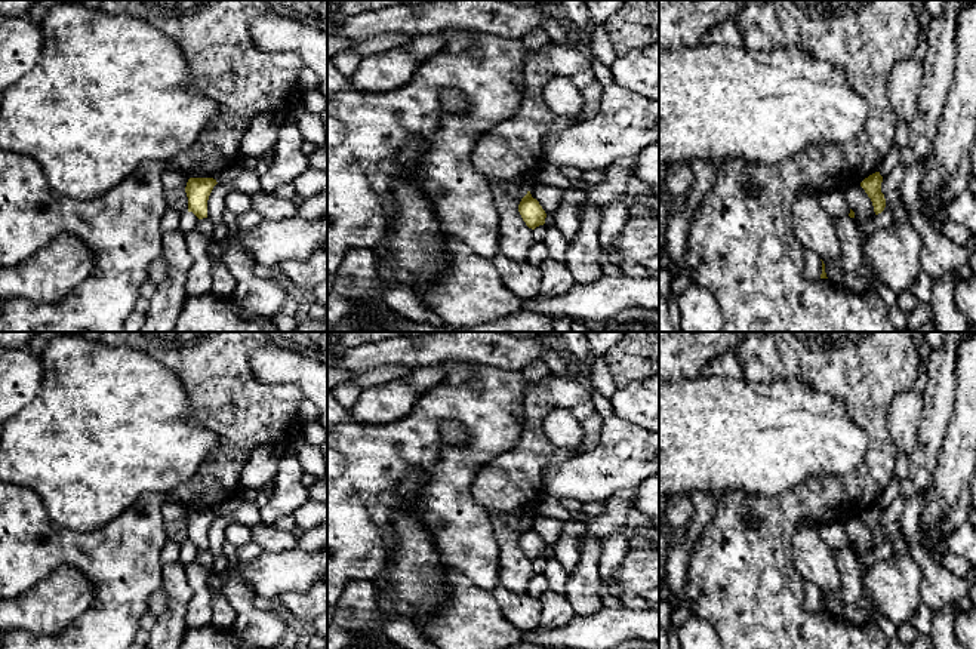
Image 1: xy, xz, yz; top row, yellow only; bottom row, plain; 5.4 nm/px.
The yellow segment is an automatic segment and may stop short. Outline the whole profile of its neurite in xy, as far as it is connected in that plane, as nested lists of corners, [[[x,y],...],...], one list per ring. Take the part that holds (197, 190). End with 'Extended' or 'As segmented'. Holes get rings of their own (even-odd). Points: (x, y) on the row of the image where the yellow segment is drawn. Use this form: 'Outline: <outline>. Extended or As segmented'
Outline: [[[190,178],[185,187],[188,212],[198,219],[207,218],[207,200],[216,184],[213,178]]]. As segmented

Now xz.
Outline: [[[527,191],[527,194],[521,199],[518,212],[526,225],[532,230],[545,224],[547,213],[539,202],[532,197],[530,191]]]. As segmented

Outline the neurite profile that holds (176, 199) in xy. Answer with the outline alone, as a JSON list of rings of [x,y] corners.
[[[173,188],[166,191],[166,202],[167,207],[175,209],[181,213],[188,210],[188,197],[185,190]]]

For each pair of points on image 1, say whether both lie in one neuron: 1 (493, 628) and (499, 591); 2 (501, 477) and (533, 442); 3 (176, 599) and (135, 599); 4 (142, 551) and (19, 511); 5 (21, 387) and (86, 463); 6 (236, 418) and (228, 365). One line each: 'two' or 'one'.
1: two
2: one
3: two
4: one
5: two
6: one

